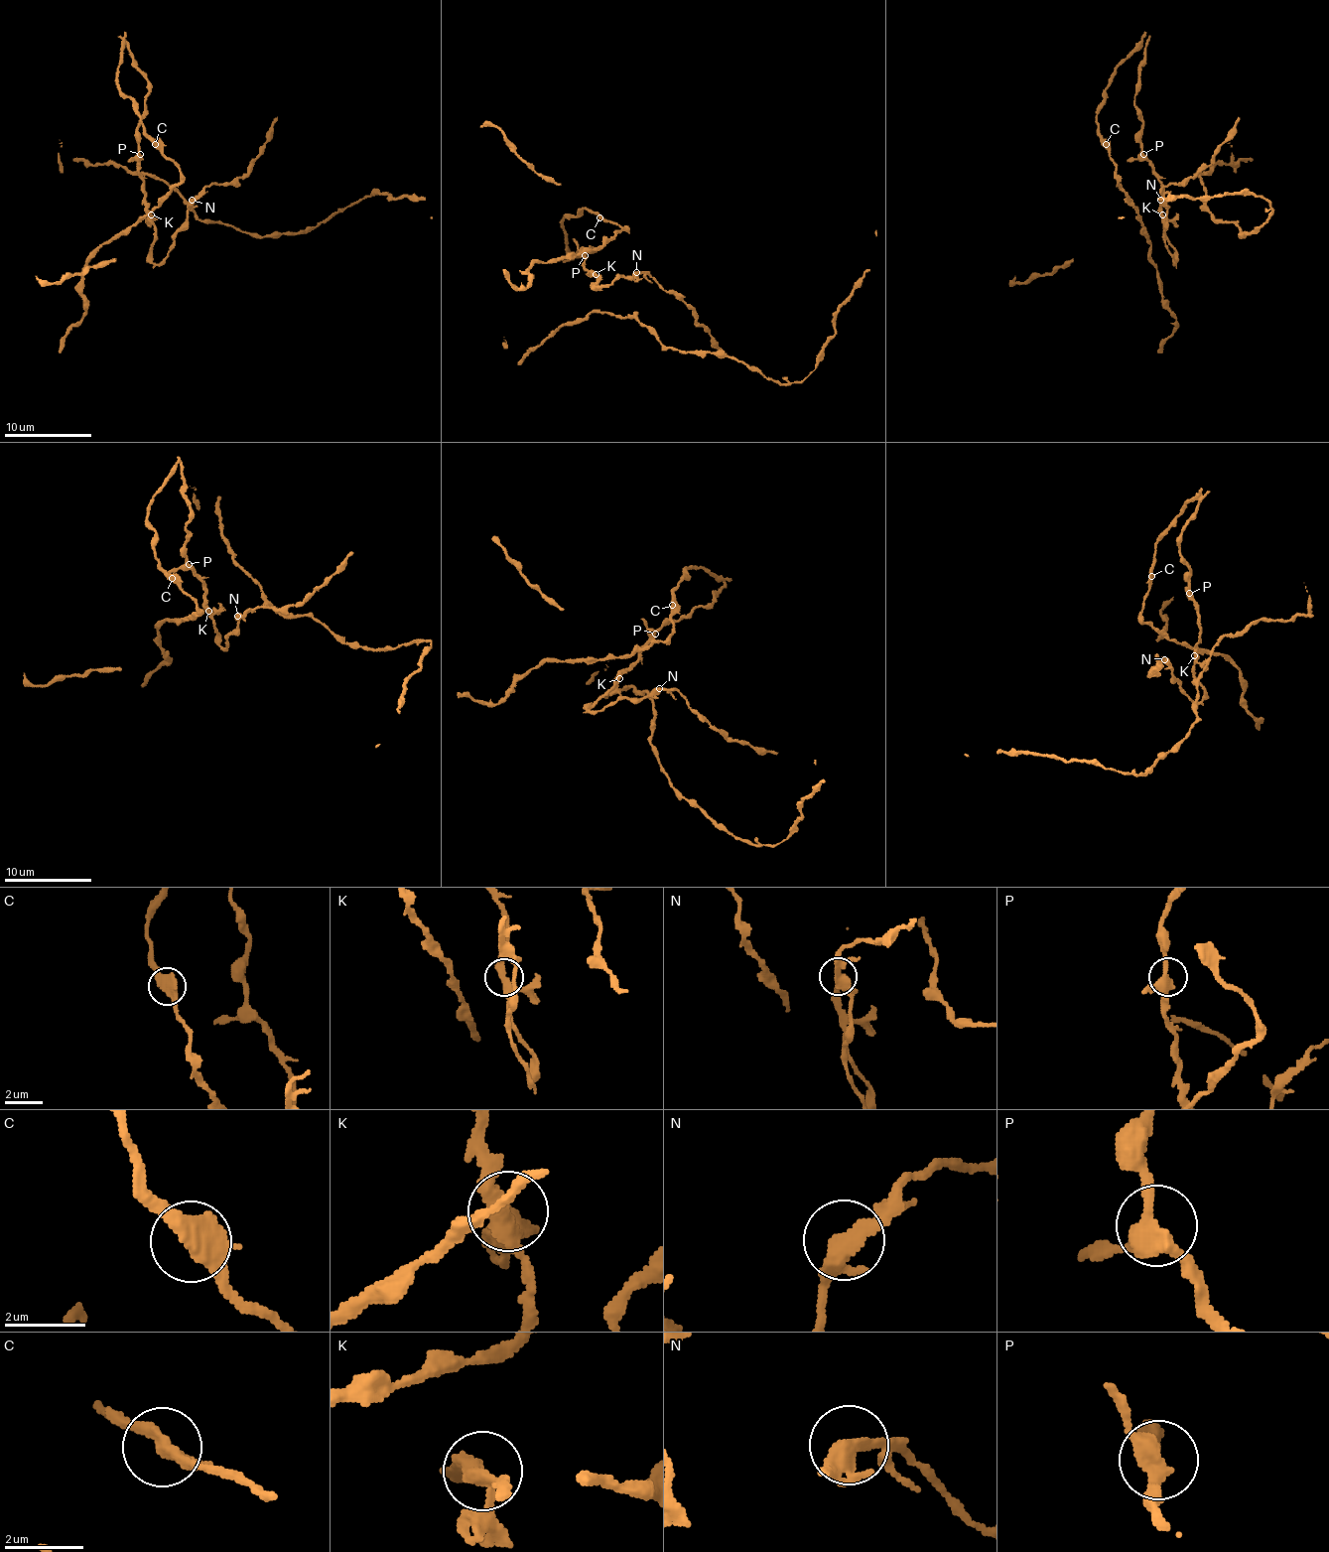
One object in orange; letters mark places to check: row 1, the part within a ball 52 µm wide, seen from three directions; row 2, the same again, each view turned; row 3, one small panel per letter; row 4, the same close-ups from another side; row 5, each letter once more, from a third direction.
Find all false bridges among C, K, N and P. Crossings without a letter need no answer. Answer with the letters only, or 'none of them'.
none of them

